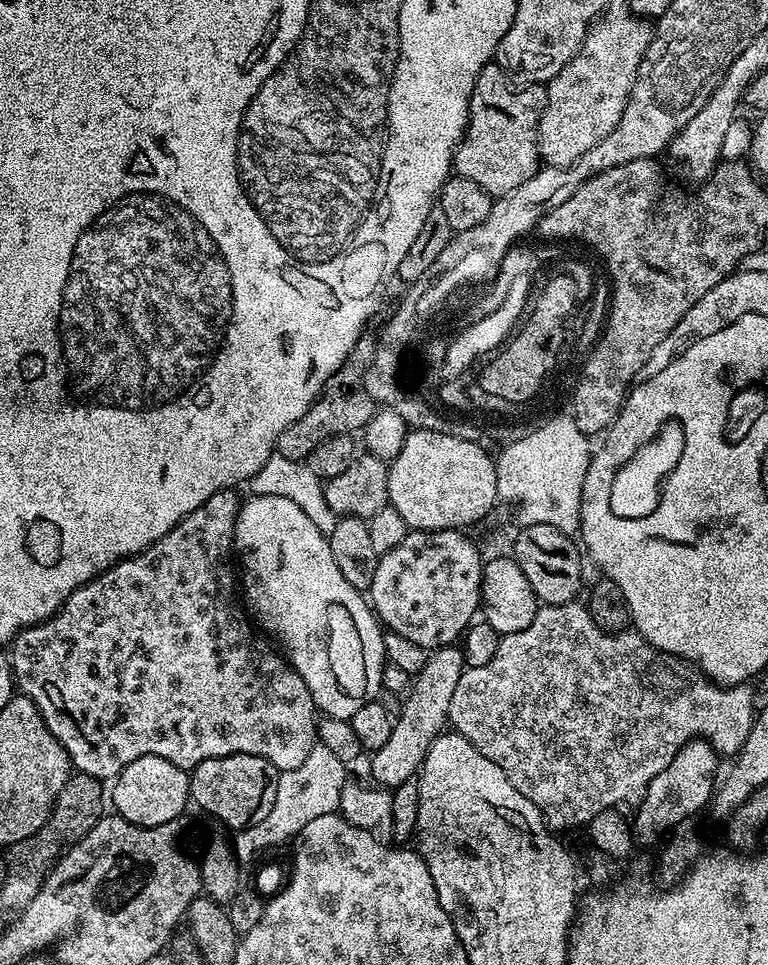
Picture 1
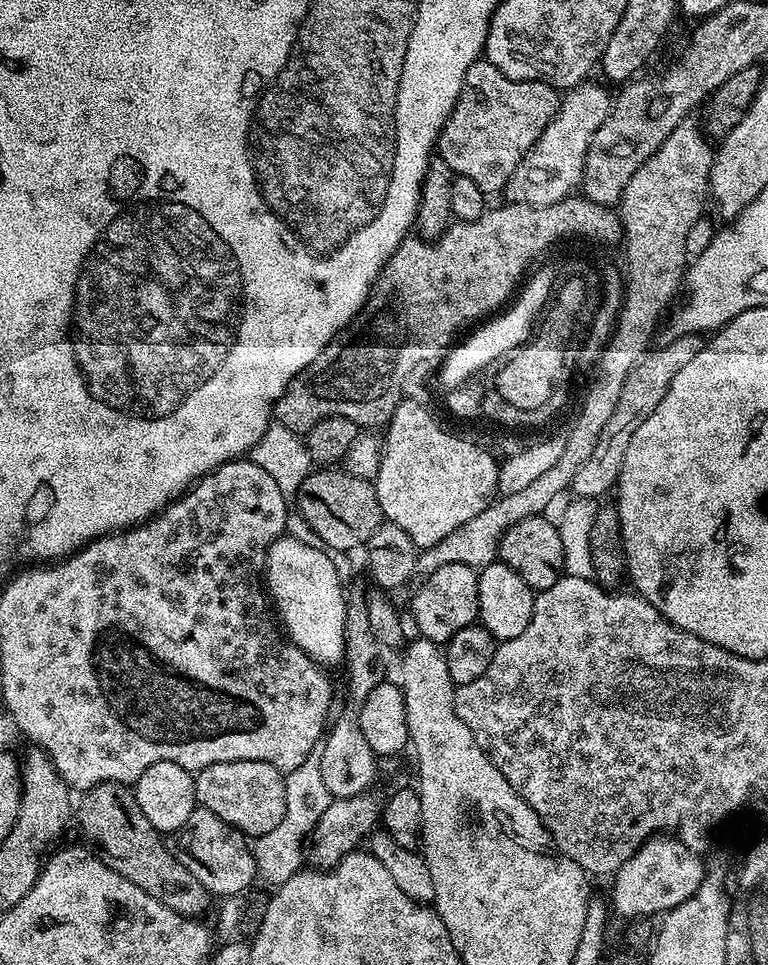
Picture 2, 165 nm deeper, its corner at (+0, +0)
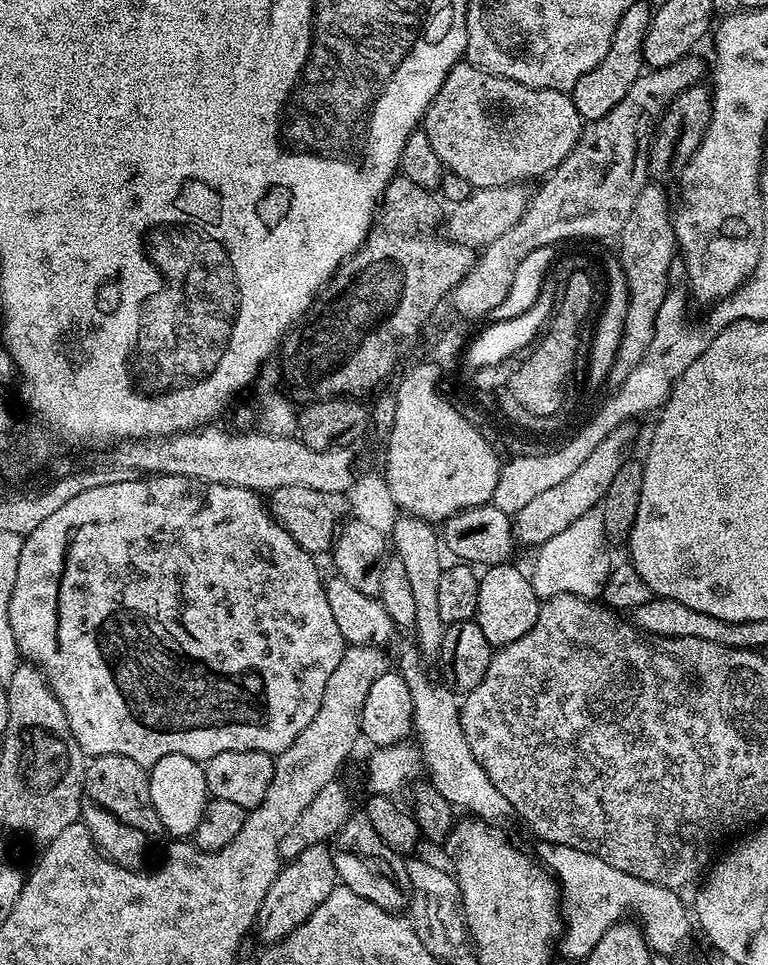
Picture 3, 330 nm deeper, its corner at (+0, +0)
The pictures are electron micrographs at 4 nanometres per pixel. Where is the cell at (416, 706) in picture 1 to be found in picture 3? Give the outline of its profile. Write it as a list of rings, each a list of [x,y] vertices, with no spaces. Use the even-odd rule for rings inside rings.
[[[327,843],[310,846],[298,854],[296,860],[289,860],[274,878],[266,898],[260,904],[260,913],[256,916],[255,935],[260,935],[261,945],[271,946],[293,932],[337,887],[338,877],[332,861],[332,849]]]

